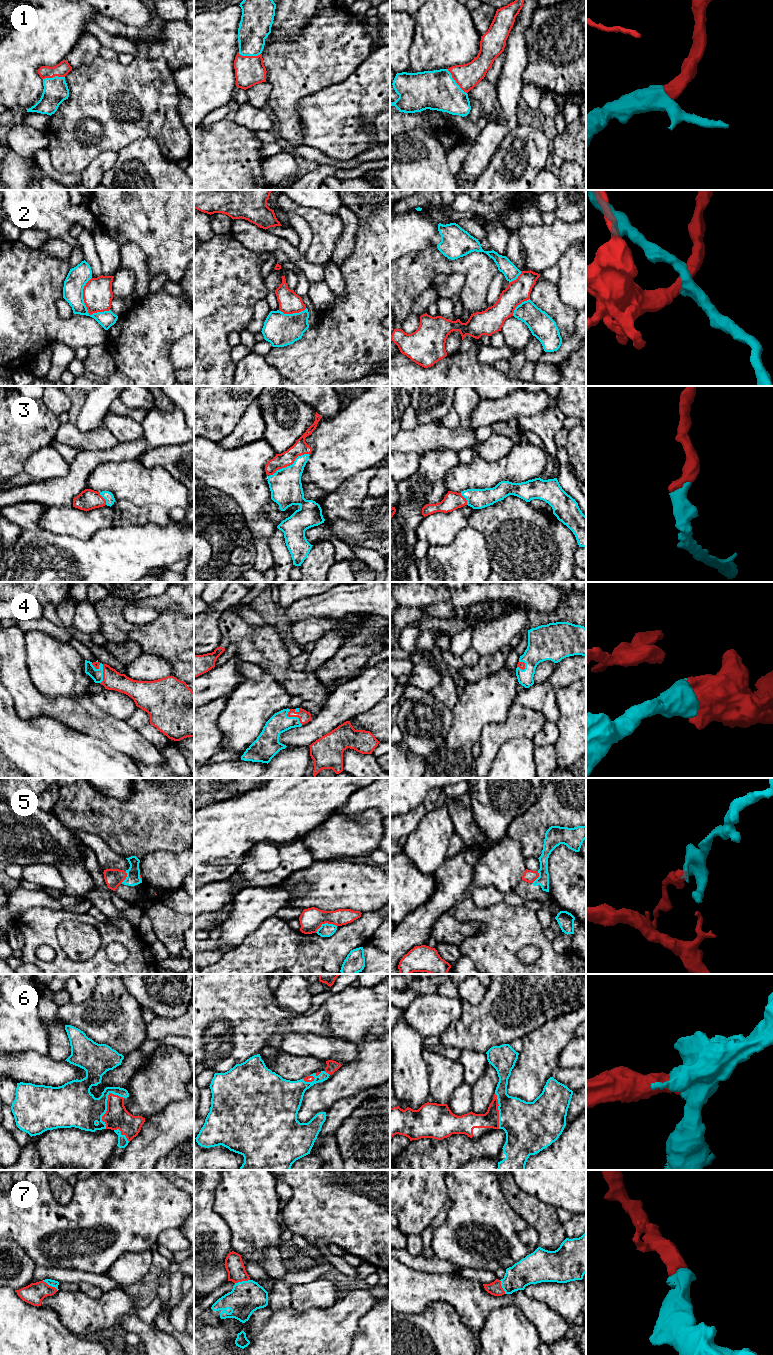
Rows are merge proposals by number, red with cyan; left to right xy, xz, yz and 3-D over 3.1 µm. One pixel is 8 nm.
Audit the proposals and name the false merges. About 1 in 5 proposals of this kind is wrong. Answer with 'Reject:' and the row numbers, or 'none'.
Reject: 2, 5

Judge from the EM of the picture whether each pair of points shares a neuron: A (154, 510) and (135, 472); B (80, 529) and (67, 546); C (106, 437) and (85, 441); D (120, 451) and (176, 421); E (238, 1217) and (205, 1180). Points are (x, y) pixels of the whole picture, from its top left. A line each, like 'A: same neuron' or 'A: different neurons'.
A: different neurons
B: different neurons
C: same neuron
D: different neurons
E: different neurons

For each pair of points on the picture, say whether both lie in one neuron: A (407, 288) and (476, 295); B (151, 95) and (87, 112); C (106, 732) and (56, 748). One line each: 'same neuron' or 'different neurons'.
A: same neuron
B: same neuron
C: different neurons

